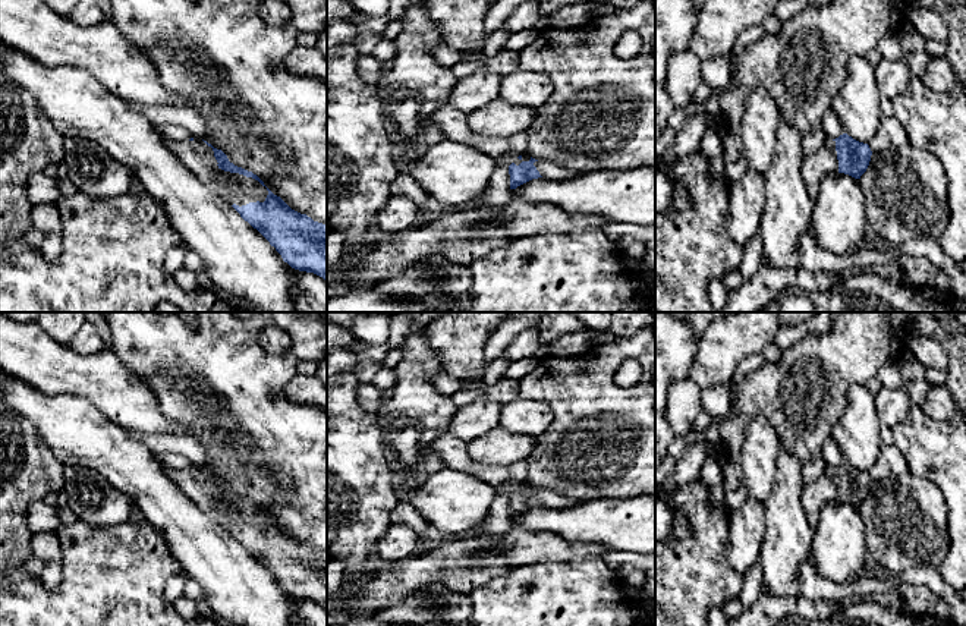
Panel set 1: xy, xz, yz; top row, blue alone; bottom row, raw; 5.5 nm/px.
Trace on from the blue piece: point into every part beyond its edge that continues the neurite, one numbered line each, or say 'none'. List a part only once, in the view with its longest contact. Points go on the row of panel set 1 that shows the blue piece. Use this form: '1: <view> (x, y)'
1: xy (197, 156)

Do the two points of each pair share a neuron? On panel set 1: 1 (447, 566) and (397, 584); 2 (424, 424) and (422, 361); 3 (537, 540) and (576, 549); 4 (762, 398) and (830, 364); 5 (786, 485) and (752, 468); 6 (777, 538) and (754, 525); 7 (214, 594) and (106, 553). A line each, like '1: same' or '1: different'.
1: same
2: same
3: same
4: same
5: different
6: different
7: different

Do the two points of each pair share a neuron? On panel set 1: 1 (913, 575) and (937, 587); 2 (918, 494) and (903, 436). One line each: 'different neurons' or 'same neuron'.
1: same neuron
2: different neurons

